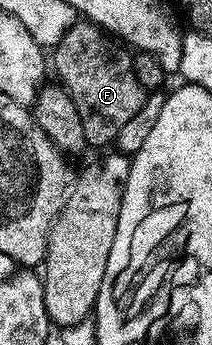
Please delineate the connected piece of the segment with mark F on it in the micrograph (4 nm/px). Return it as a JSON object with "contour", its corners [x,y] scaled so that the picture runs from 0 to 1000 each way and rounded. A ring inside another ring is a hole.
{"contour":[[[382,58],[330,75],[316,96],[241,145],[250,203],[269,212],[264,235],[349,293],[354,319],[373,330],[373,348],[387,351],[392,394],[425,426],[434,420],[476,423],[491,412],[528,414],[580,371],[580,359],[599,359],[599,348],[618,348],[618,336],[660,325],[693,281],[684,252],[656,243],[637,220],[613,159],[604,154],[566,157],[528,128],[538,130],[462,78]]]}

